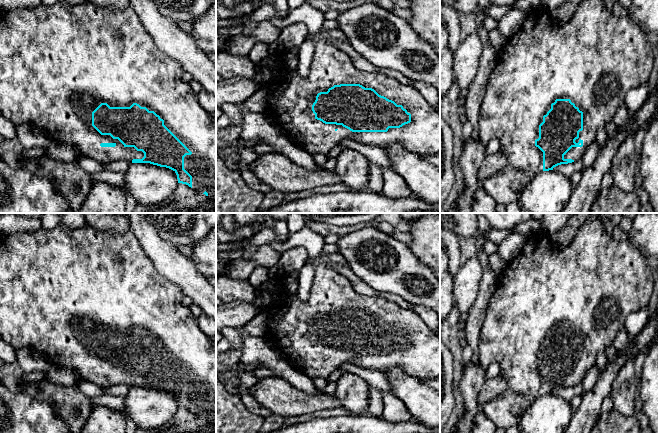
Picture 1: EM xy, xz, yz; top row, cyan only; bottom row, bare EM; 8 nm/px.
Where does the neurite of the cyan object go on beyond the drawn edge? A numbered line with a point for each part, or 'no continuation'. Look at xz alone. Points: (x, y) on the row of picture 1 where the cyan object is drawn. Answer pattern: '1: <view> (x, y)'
1: xz (291, 112)

